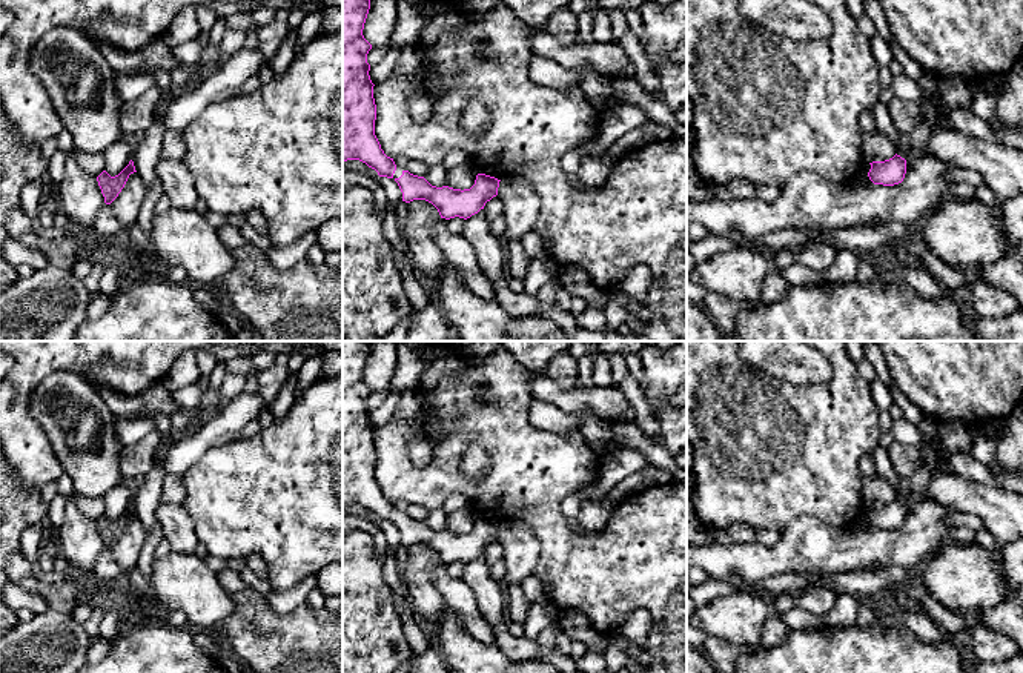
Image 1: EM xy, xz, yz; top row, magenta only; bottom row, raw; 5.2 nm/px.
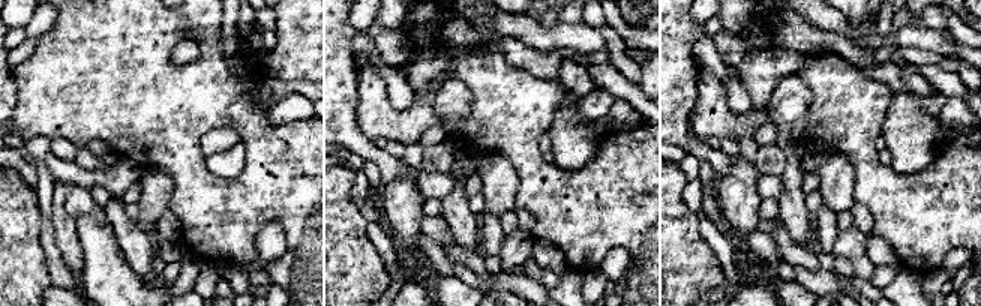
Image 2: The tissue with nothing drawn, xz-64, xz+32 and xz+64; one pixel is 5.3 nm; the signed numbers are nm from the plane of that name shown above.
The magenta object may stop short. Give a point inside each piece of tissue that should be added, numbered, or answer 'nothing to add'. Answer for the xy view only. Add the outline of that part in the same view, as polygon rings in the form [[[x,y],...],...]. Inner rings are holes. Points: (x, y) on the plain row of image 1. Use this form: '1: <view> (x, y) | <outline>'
nothing to add

